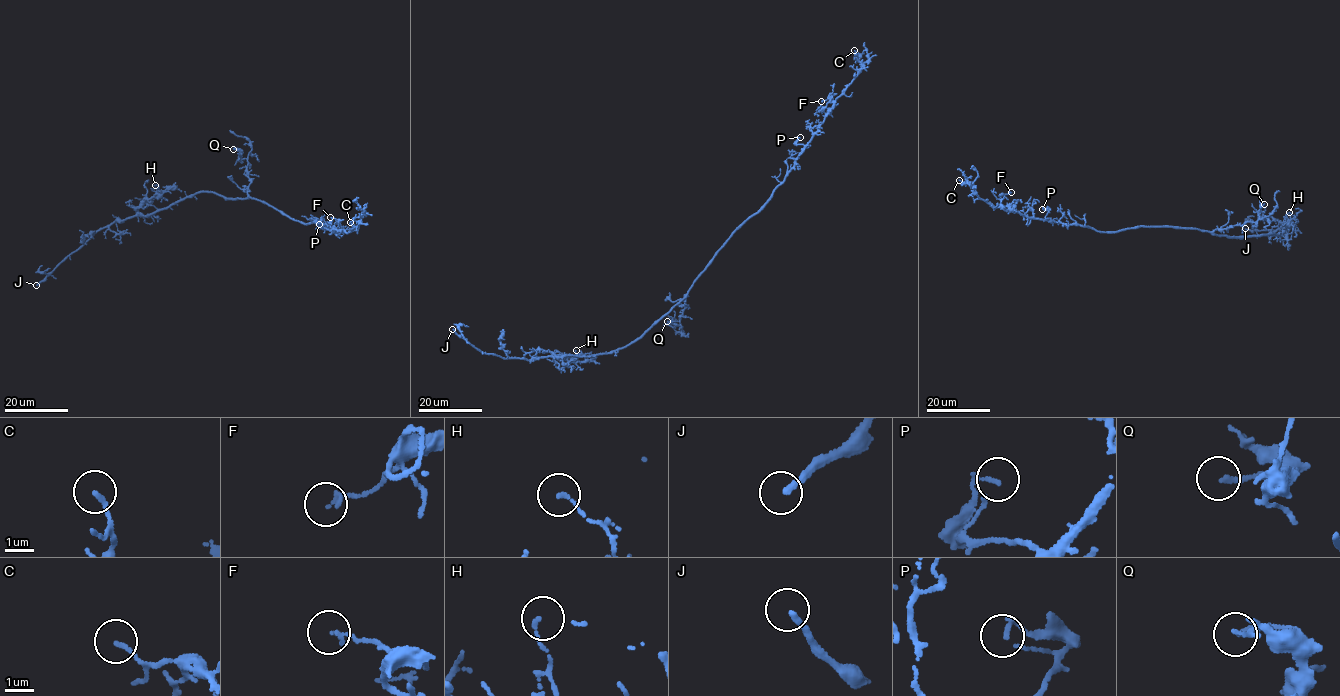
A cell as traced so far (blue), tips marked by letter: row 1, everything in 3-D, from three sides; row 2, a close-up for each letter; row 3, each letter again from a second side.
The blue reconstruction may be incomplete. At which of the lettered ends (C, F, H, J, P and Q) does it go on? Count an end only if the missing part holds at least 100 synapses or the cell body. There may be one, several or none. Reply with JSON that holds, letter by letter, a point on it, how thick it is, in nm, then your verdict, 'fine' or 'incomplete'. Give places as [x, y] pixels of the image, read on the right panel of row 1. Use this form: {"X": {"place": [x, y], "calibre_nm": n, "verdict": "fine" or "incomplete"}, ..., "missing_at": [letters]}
{"C": {"place": [959, 180], "calibre_nm": 160, "verdict": "fine"}, "F": {"place": [1011, 192], "calibre_nm": 140, "verdict": "fine"}, "H": {"place": [1289, 212], "calibre_nm": 120, "verdict": "fine"}, "J": {"place": [1245, 228], "calibre_nm": 200, "verdict": "incomplete"}, "P": {"place": [1042, 209], "calibre_nm": 120, "verdict": "fine"}, "Q": {"place": [1264, 204], "calibre_nm": 170, "verdict": "fine"}, "missing_at": ["J"]}

